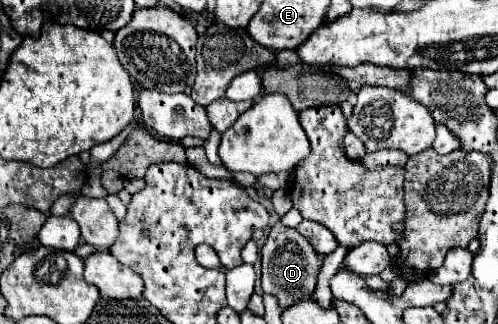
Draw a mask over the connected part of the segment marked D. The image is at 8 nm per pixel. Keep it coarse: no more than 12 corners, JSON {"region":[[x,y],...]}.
{"region":[[277,222],[261,248],[261,288],[279,308],[315,302],[323,258]]}

